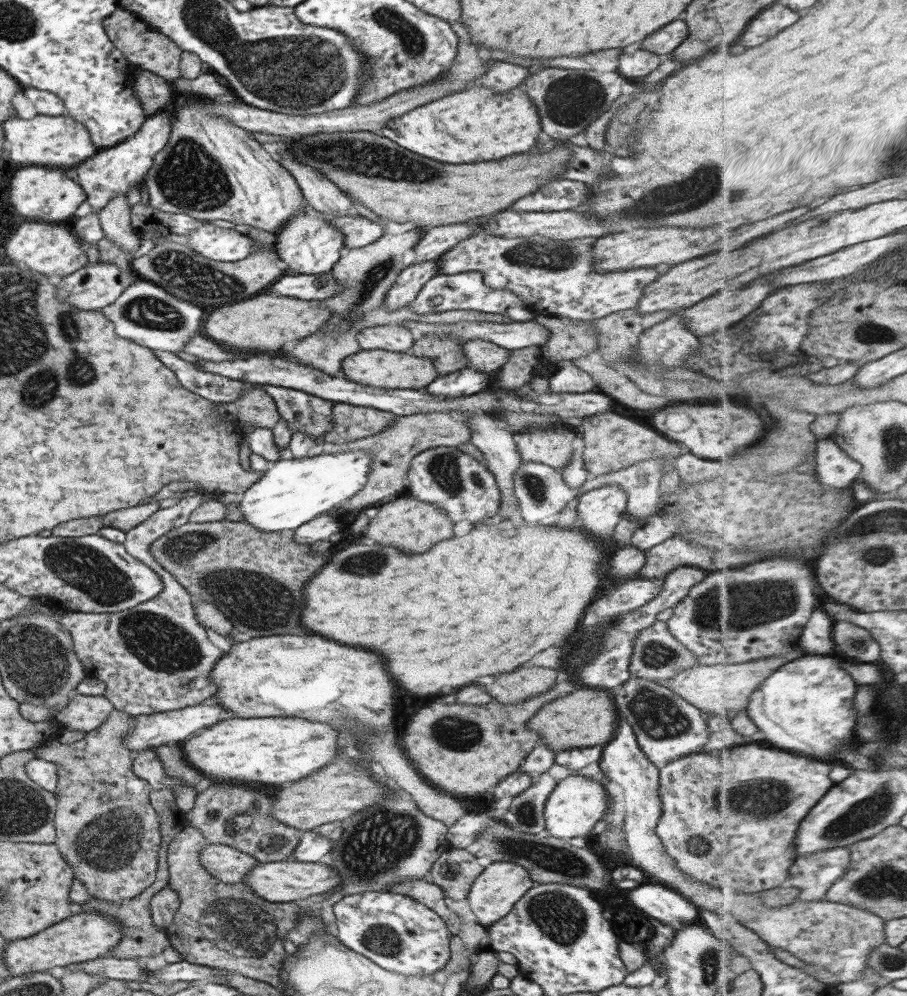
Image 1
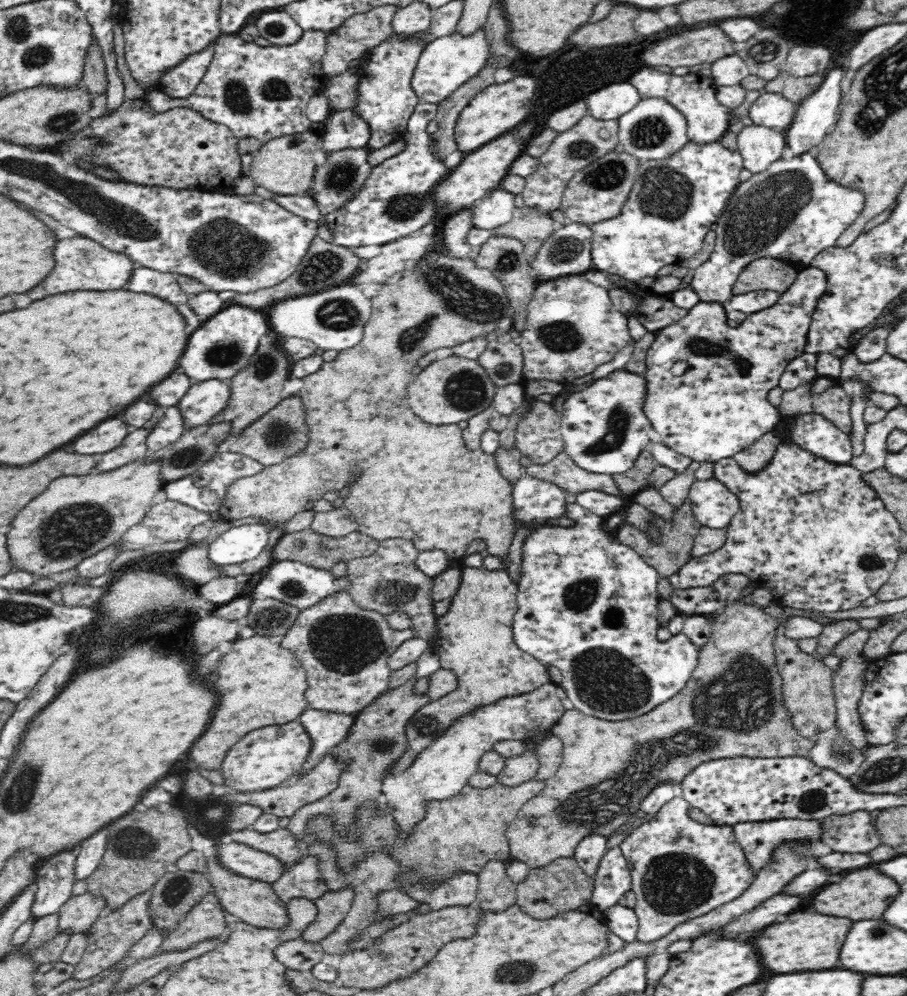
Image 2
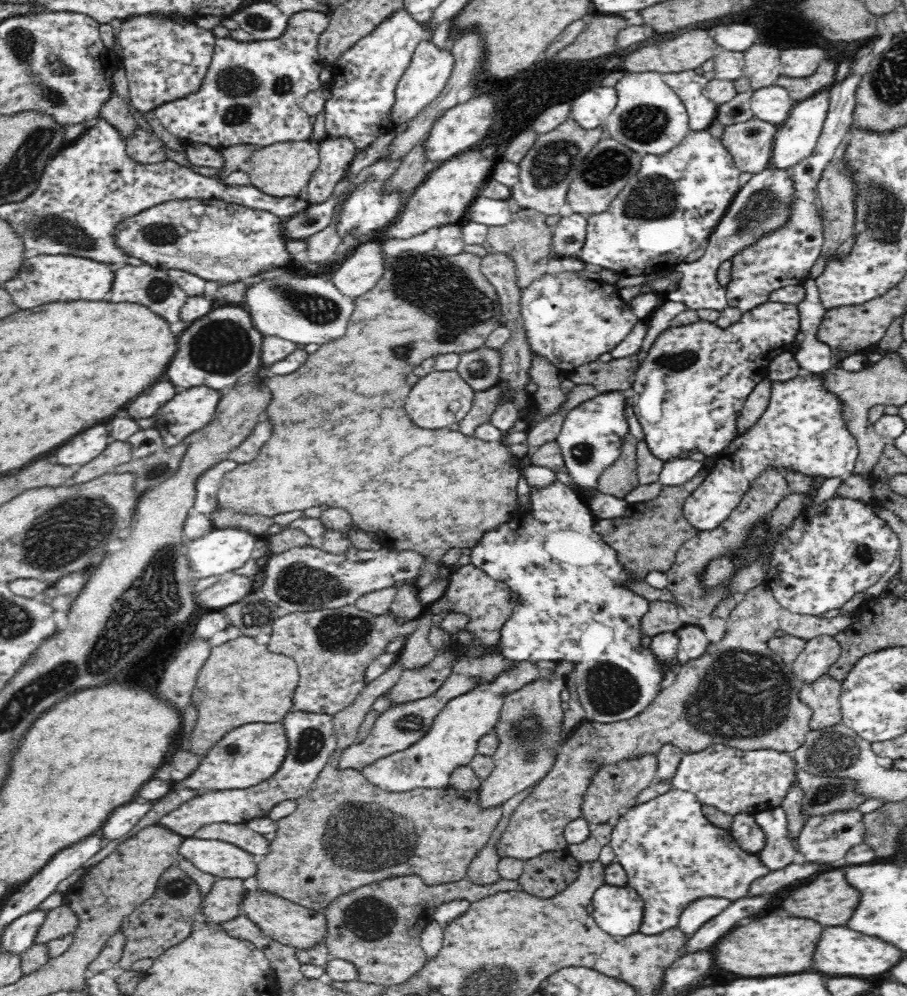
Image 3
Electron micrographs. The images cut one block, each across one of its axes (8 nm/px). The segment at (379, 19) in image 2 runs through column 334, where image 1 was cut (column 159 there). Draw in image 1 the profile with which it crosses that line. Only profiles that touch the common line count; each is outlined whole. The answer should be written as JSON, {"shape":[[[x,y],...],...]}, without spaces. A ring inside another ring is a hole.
{"shape":[[[115,7],[115,10],[103,19],[102,25],[115,50],[119,50],[136,70],[152,72],[166,81],[180,77],[178,66],[182,51],[170,38],[151,27],[139,15],[133,11]]]}

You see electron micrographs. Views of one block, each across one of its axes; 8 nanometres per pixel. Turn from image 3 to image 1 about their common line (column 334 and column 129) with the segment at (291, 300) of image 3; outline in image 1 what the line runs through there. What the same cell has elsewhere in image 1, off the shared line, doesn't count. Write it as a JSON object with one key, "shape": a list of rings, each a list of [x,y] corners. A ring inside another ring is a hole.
{"shape":[[[143,279],[131,283],[118,298],[100,311],[113,324],[113,331],[121,338],[127,338],[151,350],[167,350],[167,352],[181,352],[188,340],[200,334],[201,324],[205,318],[201,308],[187,304]]]}

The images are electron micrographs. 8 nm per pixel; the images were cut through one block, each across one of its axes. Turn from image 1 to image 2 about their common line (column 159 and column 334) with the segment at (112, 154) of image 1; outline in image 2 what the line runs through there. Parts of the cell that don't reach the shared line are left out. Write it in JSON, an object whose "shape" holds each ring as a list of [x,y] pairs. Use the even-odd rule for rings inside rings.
{"shape":[[[356,107],[333,111],[325,124],[326,131],[322,136],[326,154],[346,147],[366,147],[372,136],[370,123],[356,111]]]}

